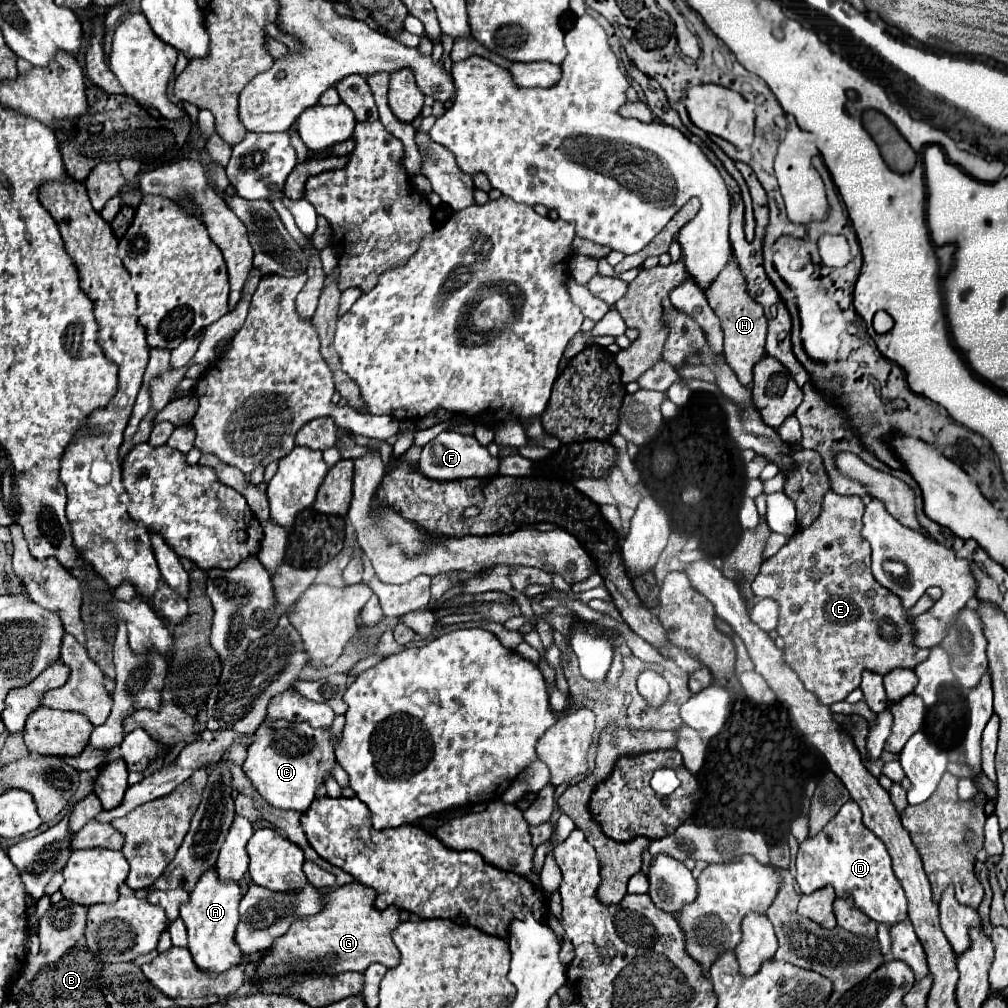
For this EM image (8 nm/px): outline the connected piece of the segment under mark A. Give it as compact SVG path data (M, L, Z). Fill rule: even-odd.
M215 867L207 869L199 881L195 883L195 889L189 895L189 901L181 905L181 919L185 921L187 933L189 933L189 951L193 955L193 961L199 969L209 971L211 975L223 973L225 969L241 963L241 953L235 945L235 927L239 923L239 907L241 901L241 889L237 881L221 881Z

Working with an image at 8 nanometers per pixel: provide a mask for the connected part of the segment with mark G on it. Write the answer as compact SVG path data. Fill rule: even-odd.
M357 881L345 883L325 895L323 909L317 915L295 919L289 931L275 941L271 949L263 953L263 957L249 969L249 983L255 987L253 993L271 995L271 993L289 993L289 989L295 983L301 983L305 977L317 977L317 975L337 975L343 971L359 971L363 973L371 963L383 963L385 967L397 967L399 965L399 949L395 947L391 939L393 927L401 921L397 907L387 907L383 911L375 909L373 905L375 891L363 887Z

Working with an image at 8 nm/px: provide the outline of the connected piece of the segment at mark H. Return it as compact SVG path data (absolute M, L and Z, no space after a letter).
M735 257L729 259L727 267L717 275L717 279L705 289L705 297L715 311L715 315L721 321L725 345L723 355L727 359L727 365L735 371L739 383L749 385L753 379L753 365L765 355L765 335L767 335L767 321L763 307L753 301L747 293L747 279L737 263Z

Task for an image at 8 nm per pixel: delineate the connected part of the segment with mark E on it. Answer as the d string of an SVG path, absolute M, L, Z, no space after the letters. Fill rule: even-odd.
M829 491L817 521L807 529L799 529L777 555L765 559L751 583L755 597L769 597L779 603L777 633L785 639L785 661L795 669L805 689L811 691L821 705L843 701L859 687L863 671L887 675L893 669L915 669L929 657L927 649L913 645L915 629L911 619L931 609L933 601L929 595L923 595L917 605L905 609L893 591L875 581L871 573L871 549L867 541L859 537L863 509L865 503L861 497L843 497Z

